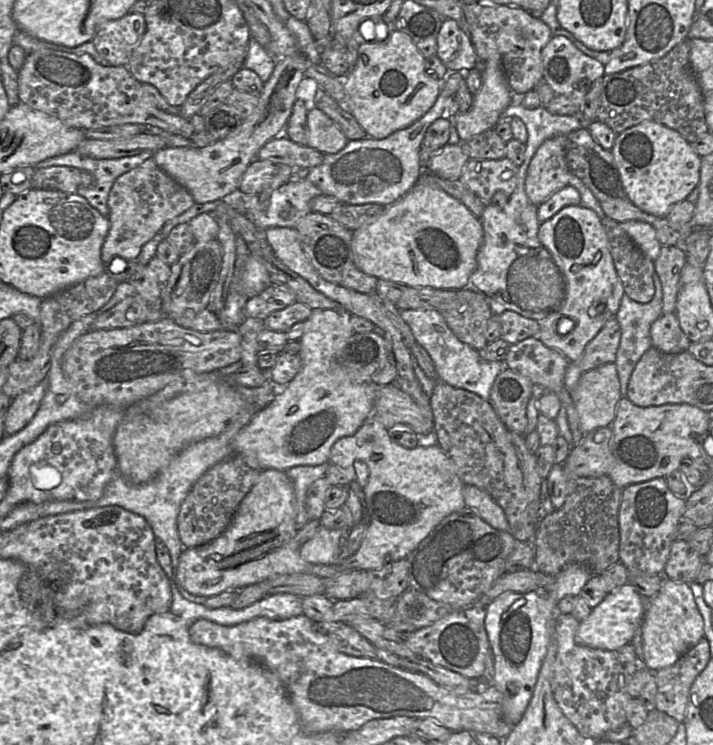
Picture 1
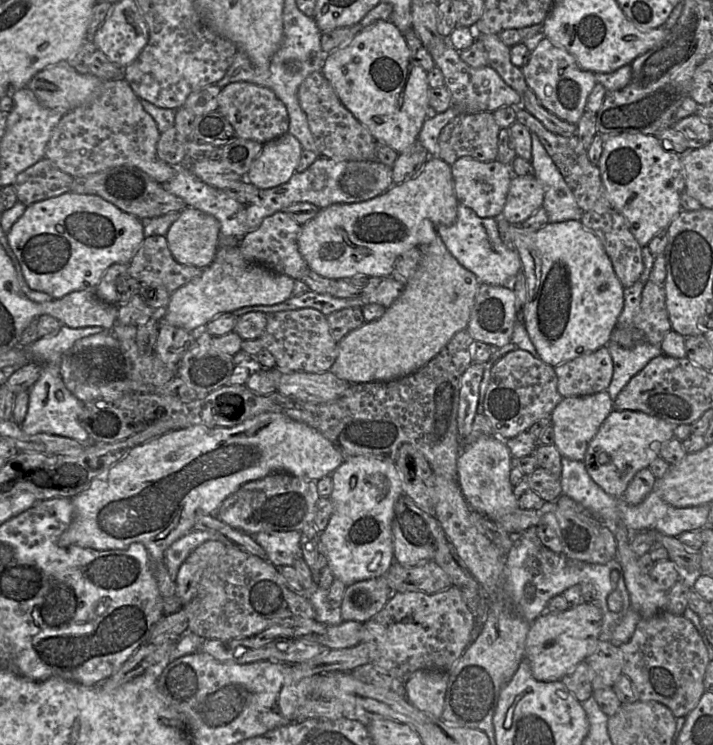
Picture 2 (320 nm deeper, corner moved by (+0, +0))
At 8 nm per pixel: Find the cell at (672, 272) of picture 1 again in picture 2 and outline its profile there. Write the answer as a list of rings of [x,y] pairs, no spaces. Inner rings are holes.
[[[648,280],[637,314],[628,326],[615,327],[610,341],[624,348],[633,348],[642,343],[660,345],[670,330],[663,284]]]

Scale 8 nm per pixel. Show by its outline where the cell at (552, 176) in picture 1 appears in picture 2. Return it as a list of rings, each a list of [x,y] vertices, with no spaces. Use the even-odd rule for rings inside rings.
[[[512,175],[502,217],[518,225],[533,215],[544,201],[543,185],[536,177]]]

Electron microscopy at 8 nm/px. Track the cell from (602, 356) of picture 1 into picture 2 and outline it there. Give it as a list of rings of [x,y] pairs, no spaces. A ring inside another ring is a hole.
[[[607,346],[554,367],[562,397],[589,396],[608,390],[613,361]]]

